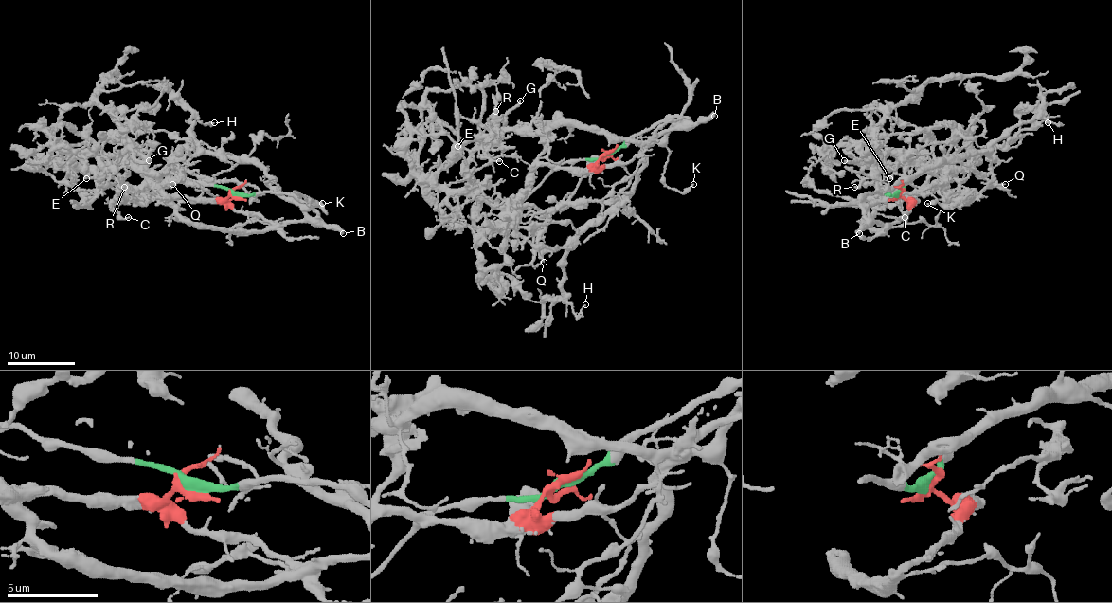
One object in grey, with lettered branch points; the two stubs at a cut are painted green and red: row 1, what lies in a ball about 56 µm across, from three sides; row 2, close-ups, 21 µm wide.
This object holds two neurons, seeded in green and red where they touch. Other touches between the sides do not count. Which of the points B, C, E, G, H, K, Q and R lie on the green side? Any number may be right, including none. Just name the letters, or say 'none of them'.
B, H, K, Q

